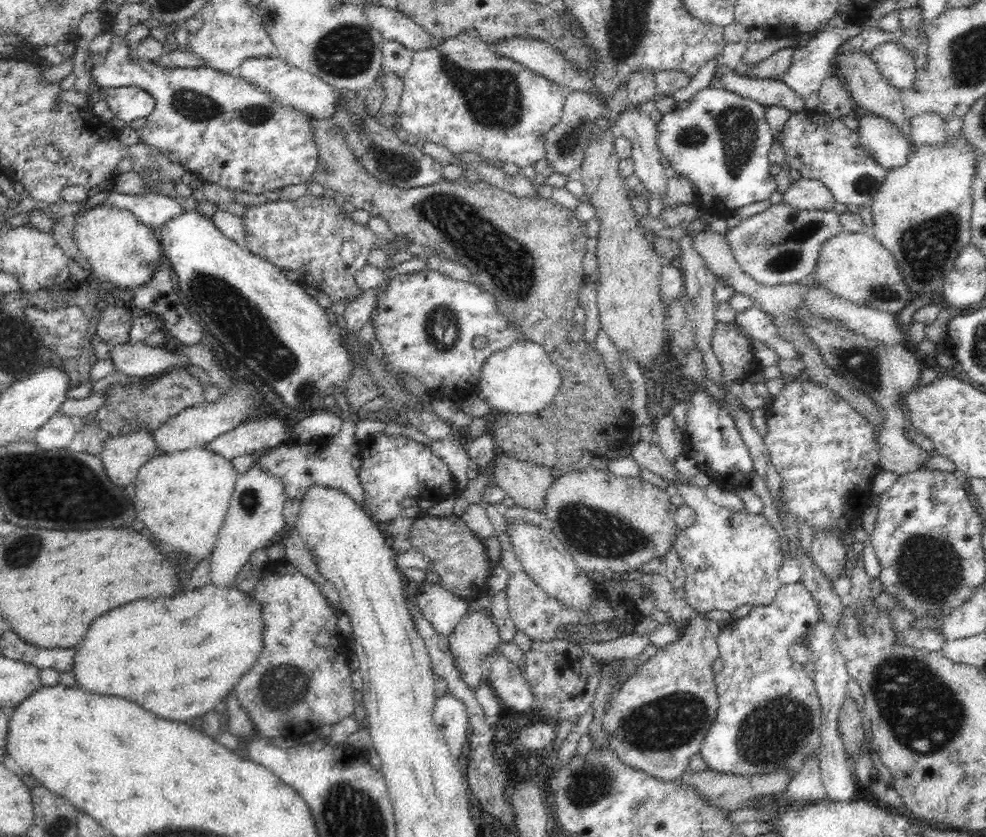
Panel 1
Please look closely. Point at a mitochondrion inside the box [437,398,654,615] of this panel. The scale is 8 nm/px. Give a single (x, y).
(585, 529)

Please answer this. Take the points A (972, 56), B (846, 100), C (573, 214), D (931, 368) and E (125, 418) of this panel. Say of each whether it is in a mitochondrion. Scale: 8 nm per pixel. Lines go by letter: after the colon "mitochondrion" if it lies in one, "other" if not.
A: mitochondrion
B: other
C: other
D: other
E: mitochondrion

